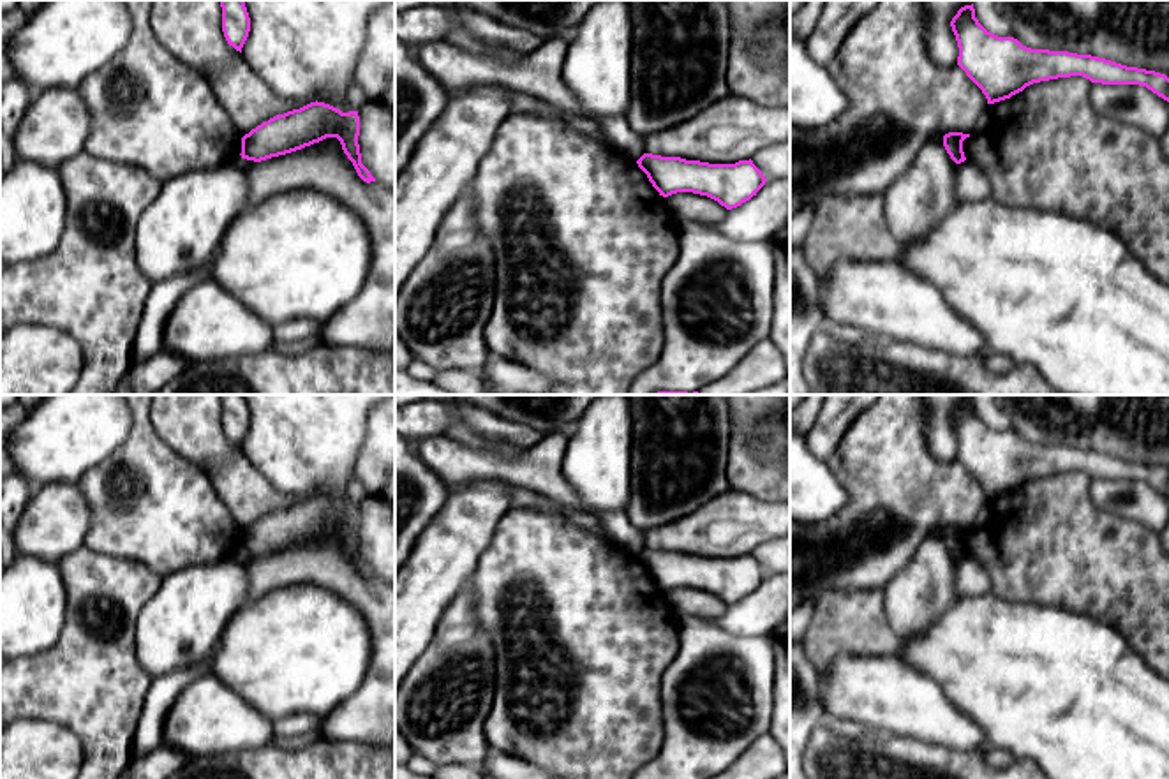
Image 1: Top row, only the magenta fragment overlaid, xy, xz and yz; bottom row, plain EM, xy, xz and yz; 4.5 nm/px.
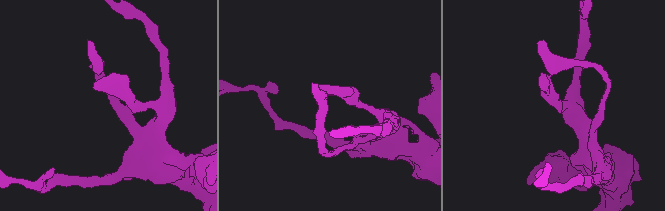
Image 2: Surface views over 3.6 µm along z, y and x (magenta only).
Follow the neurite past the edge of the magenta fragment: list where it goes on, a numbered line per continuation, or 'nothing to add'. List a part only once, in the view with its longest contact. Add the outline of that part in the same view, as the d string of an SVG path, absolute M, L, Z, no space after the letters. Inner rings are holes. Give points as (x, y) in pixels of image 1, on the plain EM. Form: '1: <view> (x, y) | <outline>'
nothing to add

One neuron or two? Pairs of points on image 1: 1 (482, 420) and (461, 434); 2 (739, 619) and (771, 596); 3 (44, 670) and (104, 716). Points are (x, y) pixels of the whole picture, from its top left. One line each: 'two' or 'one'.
1: two
2: one
3: one

